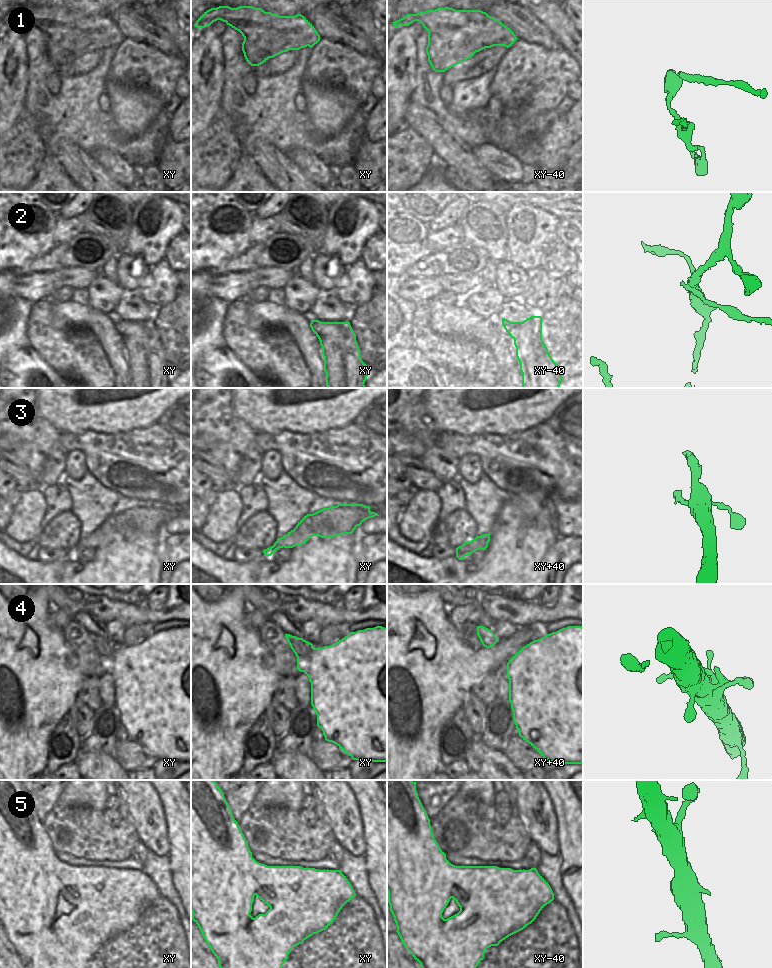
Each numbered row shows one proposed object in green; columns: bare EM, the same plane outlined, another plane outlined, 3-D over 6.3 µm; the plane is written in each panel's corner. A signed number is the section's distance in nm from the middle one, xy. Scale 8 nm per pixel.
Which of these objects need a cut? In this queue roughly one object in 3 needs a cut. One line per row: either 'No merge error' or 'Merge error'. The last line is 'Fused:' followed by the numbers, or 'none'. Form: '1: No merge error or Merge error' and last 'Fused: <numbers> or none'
1: Merge error
2: Merge error
3: No merge error
4: No merge error
5: No merge error
Fused: 1, 2

